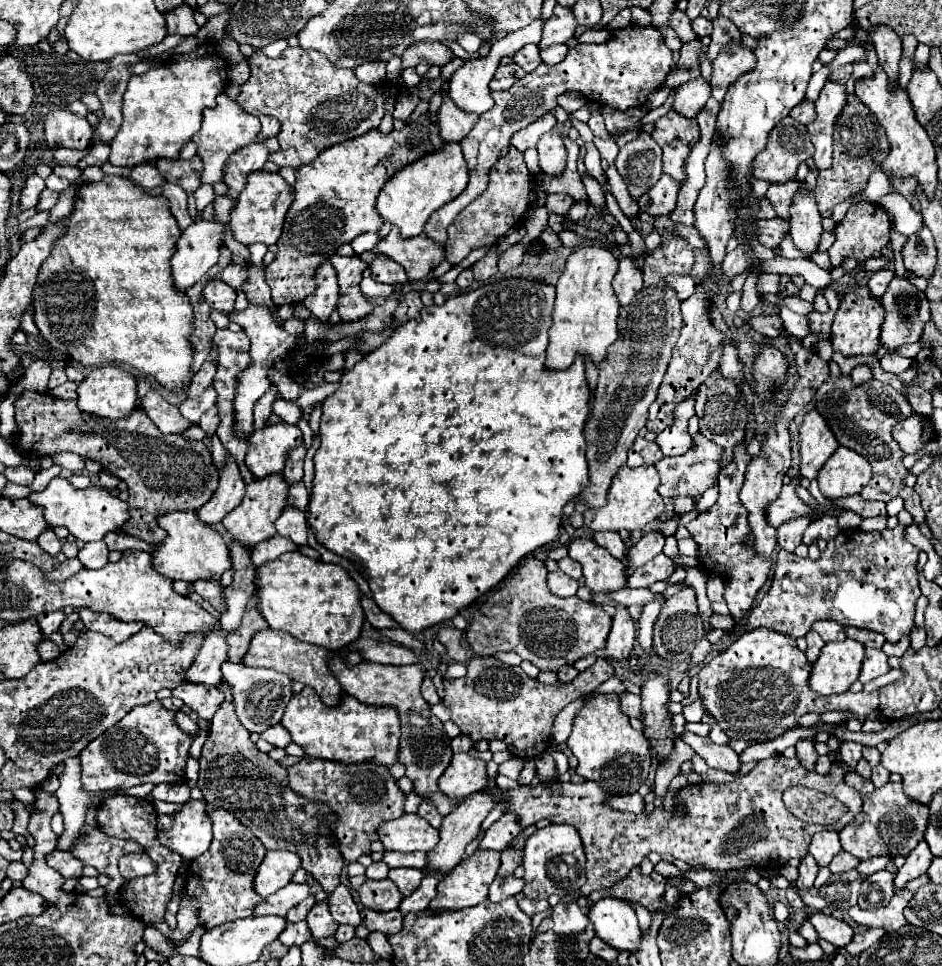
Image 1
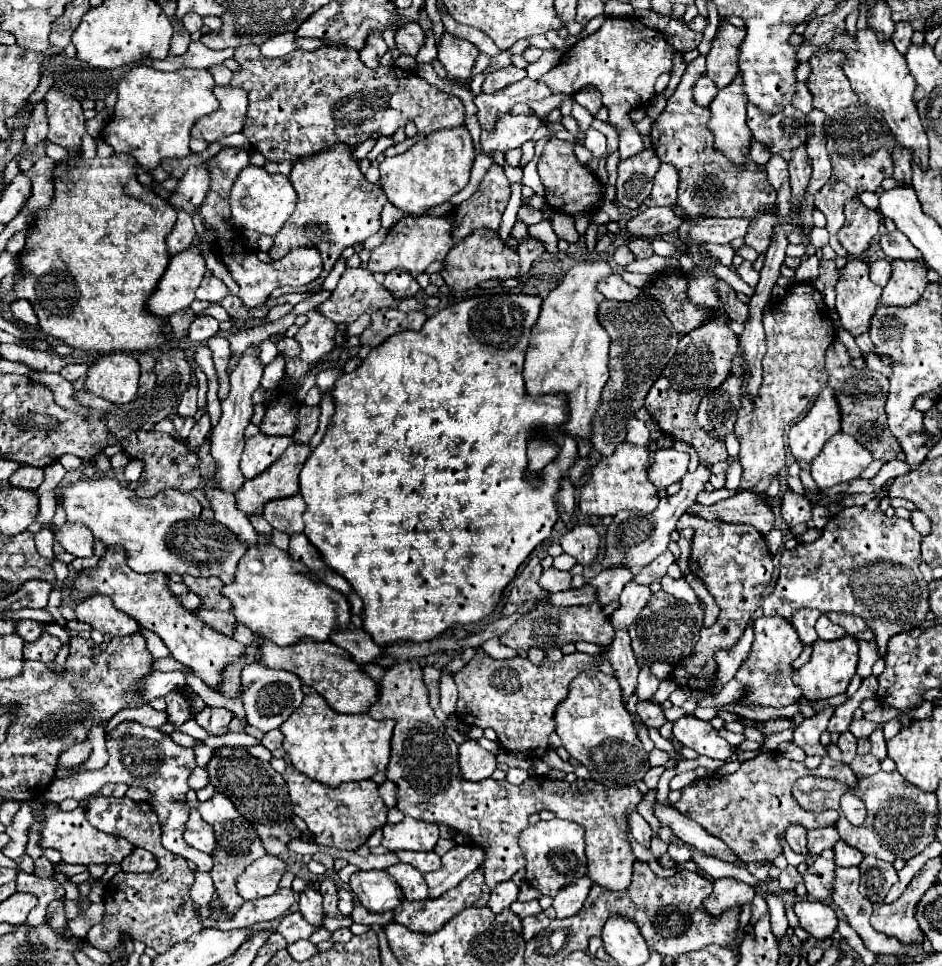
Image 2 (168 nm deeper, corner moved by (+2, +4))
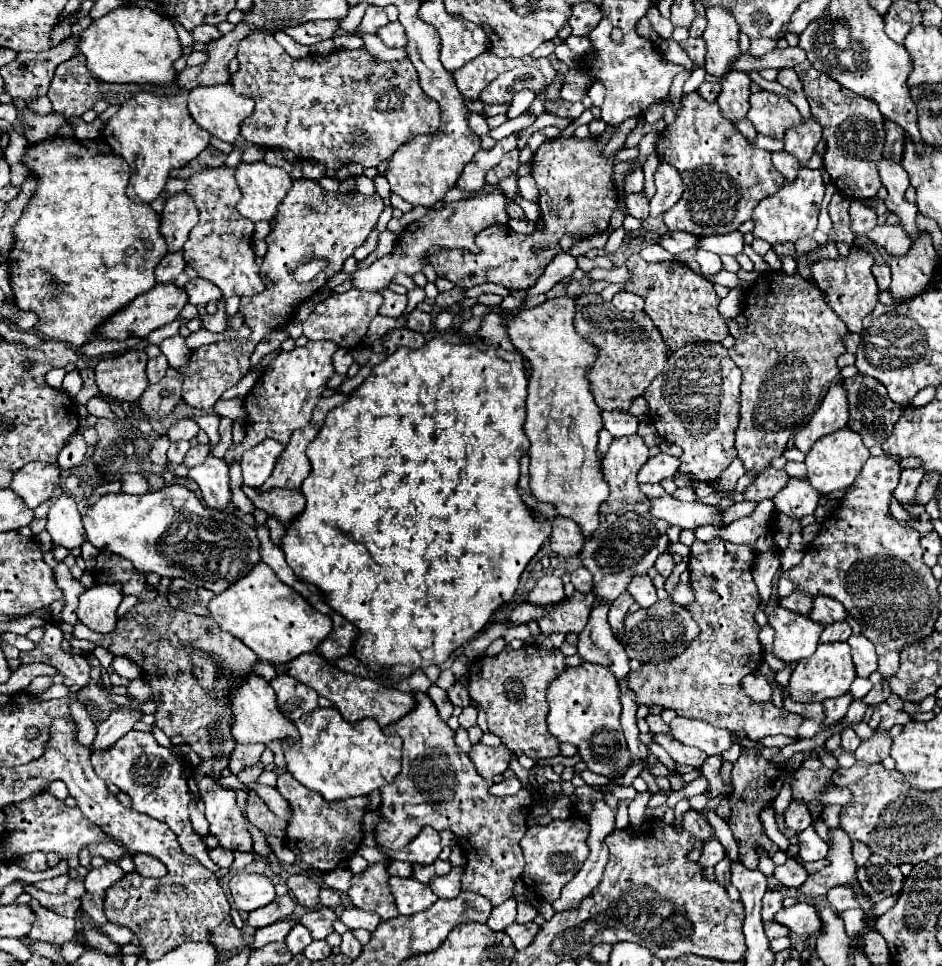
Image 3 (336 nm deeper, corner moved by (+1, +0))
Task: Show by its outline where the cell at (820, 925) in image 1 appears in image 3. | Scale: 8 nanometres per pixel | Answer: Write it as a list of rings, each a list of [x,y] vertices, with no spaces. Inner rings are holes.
[[[796,903],[788,909],[778,911],[774,921],[788,927],[796,935],[814,935],[822,927],[822,921],[818,919],[816,909],[808,903]]]

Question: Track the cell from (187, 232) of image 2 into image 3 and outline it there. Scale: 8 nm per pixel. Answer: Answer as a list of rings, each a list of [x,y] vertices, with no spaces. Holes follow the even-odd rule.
[[[182,251],[180,253],[168,253],[160,263],[158,267],[154,269],[154,277],[156,277],[156,283],[174,283],[176,277],[186,269],[186,261],[182,257]]]

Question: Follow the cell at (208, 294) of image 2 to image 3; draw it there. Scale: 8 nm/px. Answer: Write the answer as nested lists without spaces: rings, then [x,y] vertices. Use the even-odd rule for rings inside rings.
[[[192,277],[184,285],[184,291],[188,295],[188,303],[192,305],[206,305],[208,301],[218,301],[222,297],[220,289],[214,283],[200,279],[200,277]]]

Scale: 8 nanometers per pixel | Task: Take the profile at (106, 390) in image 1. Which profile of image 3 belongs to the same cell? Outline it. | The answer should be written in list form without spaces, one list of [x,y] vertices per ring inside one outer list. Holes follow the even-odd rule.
[[[128,349],[120,355],[100,359],[96,365],[96,385],[102,395],[120,401],[136,401],[146,391],[146,363],[144,349]]]

